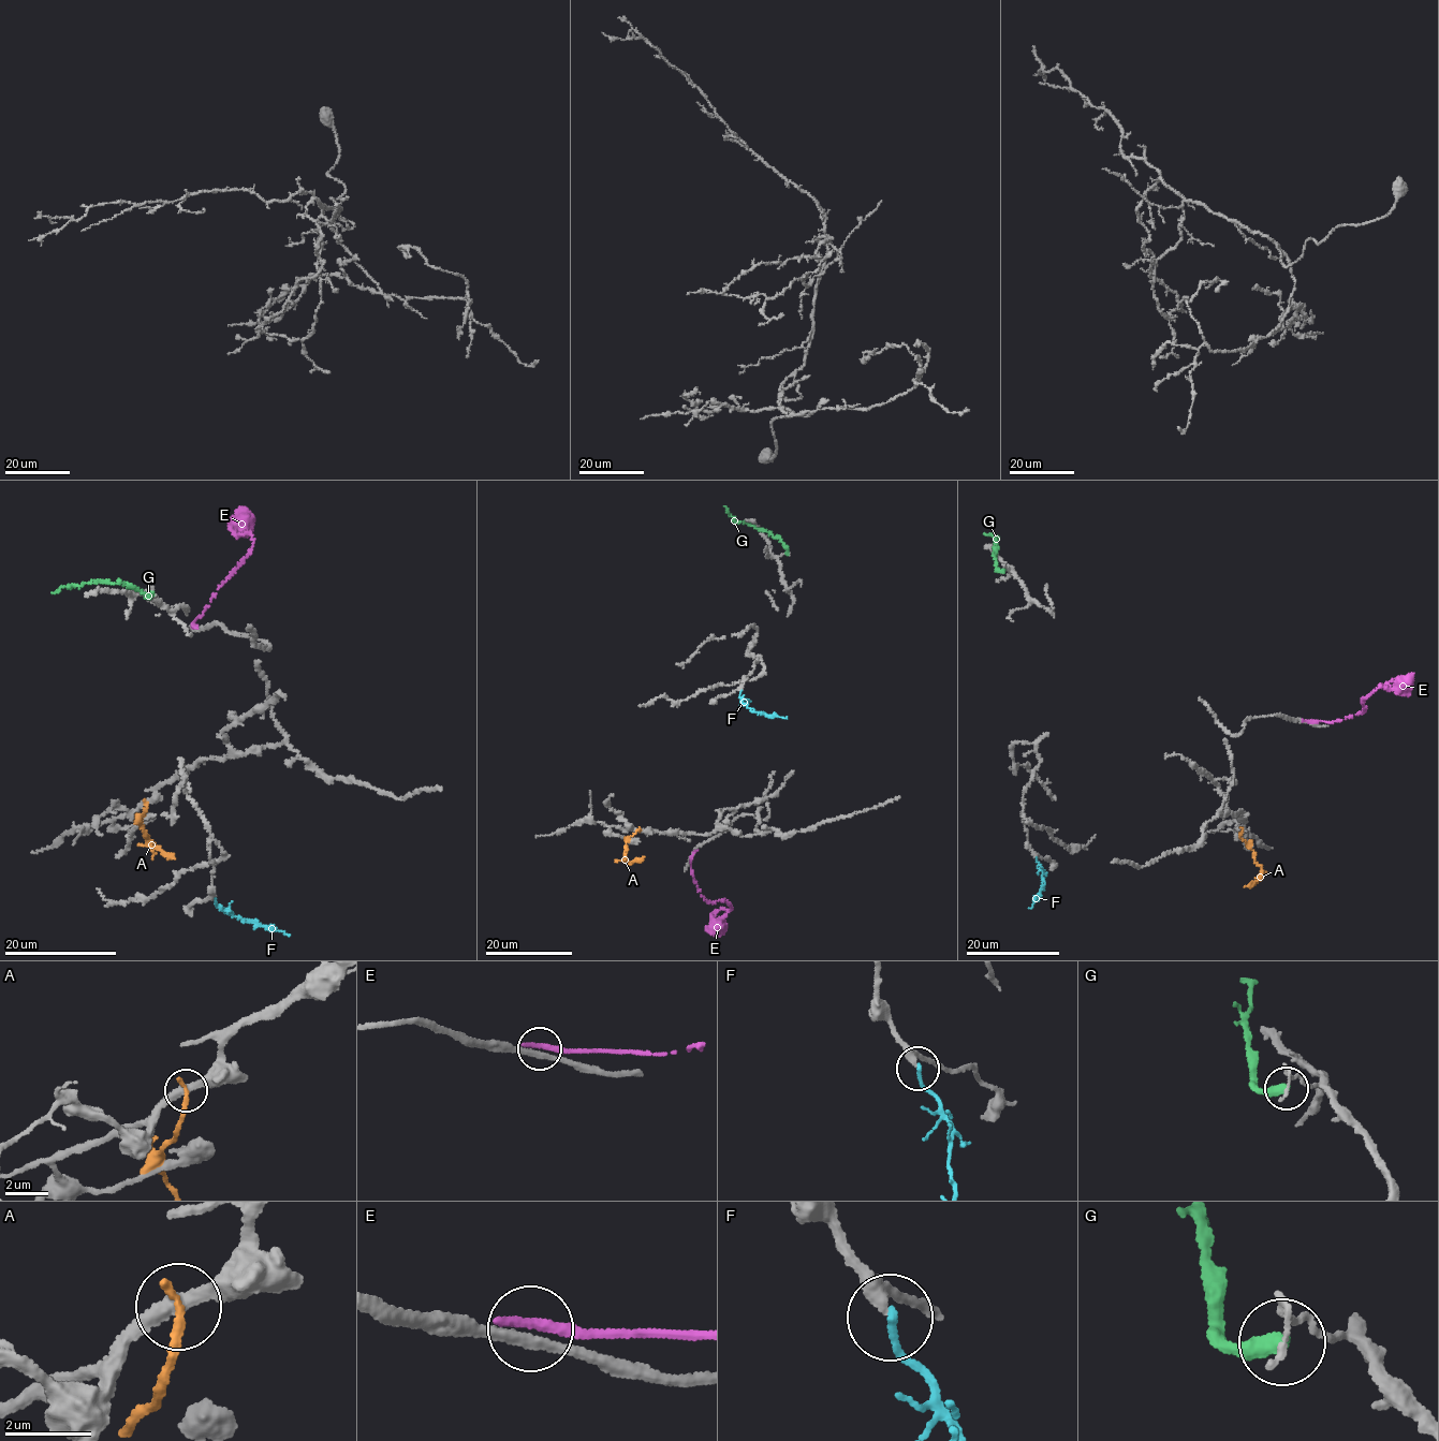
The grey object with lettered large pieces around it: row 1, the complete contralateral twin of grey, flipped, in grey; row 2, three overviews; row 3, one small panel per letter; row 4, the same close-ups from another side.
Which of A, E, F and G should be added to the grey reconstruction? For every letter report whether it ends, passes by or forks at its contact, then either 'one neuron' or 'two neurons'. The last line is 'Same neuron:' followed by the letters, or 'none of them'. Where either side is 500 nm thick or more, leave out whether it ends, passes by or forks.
A: it ends there; two neurons
E: it ends there; two neurons
F: it ends there; one neuron
G: it ends there; two neurons
Same neuron: F

